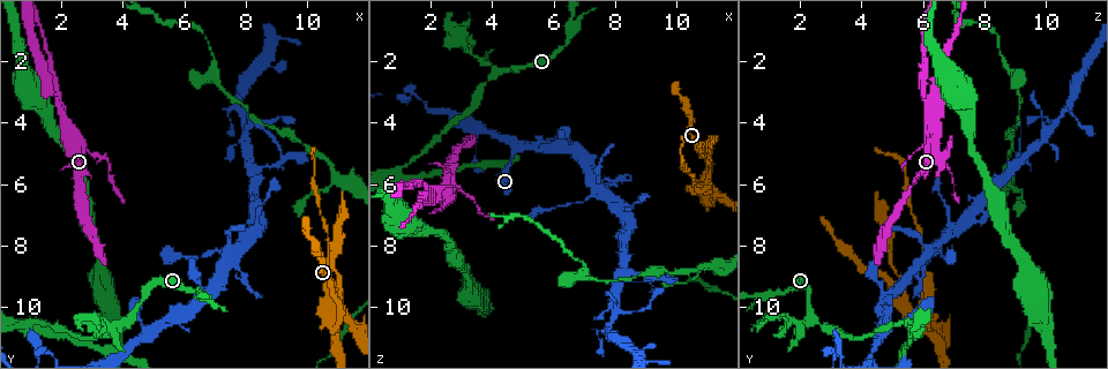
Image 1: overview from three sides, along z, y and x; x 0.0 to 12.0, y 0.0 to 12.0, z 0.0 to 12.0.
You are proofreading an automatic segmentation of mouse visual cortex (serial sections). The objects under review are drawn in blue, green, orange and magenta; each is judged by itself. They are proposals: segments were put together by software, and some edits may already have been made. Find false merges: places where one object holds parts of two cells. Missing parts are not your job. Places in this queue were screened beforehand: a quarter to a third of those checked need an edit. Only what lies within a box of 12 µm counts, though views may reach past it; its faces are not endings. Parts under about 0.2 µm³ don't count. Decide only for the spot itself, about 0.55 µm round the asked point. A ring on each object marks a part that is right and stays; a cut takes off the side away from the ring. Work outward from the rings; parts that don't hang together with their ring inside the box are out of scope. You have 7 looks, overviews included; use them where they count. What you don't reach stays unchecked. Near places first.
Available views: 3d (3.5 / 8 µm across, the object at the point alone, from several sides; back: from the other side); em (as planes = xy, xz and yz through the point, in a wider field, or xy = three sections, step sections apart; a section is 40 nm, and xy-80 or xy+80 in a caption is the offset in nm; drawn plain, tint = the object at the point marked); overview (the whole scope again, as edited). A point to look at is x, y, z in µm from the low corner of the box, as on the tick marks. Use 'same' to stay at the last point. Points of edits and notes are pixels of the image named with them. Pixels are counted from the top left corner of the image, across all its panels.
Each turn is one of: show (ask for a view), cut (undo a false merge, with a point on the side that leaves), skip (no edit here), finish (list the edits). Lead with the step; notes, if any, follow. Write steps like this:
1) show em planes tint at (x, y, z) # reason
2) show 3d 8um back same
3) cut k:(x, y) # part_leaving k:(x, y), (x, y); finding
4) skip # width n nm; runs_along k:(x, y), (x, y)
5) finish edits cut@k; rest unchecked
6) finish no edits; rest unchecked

show 3d 3.5um back at (4.1, 10.3, 2.3) # a narrow waist

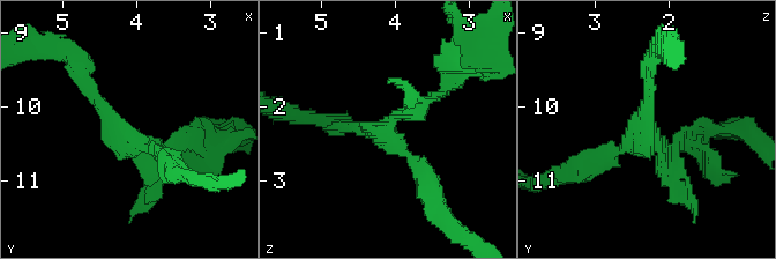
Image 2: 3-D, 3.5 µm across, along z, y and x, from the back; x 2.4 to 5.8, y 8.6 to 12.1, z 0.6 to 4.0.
show em xy step 3 tint at (4.15, 10.40, 2.35) # arms 3; arm_widths 150, 200, 250 nm; now the EM

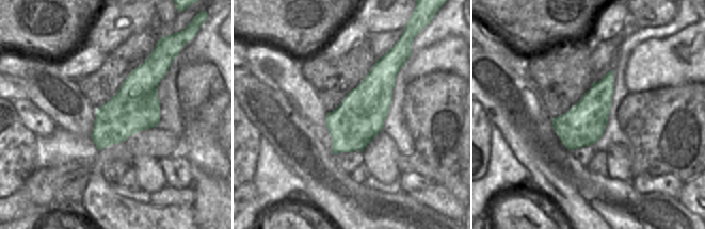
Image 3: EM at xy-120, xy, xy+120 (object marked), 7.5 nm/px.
cut 2:(418, 112) # part_leaving 2:(390, 120), (459, 82), (465, 61); two cells meet here

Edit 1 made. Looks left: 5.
show overview # redraw

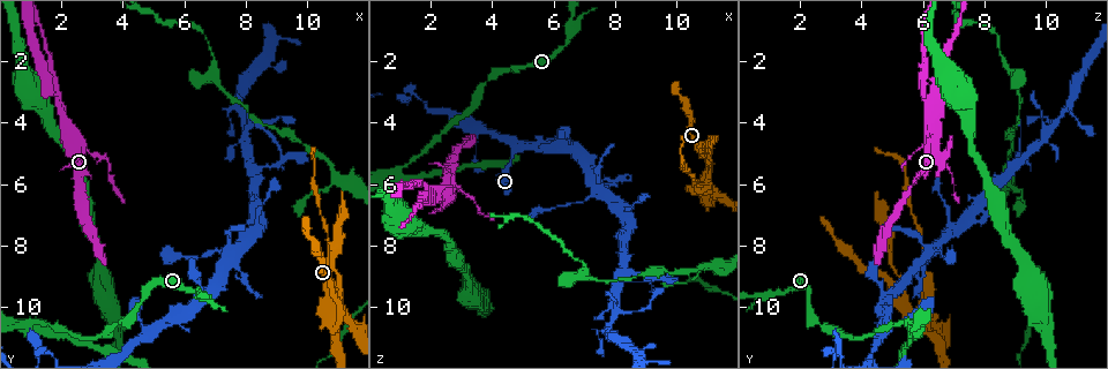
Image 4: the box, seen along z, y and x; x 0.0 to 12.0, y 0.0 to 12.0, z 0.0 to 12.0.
show 3d 3.5um at (0.9, 10.6, 5.7) # a fork

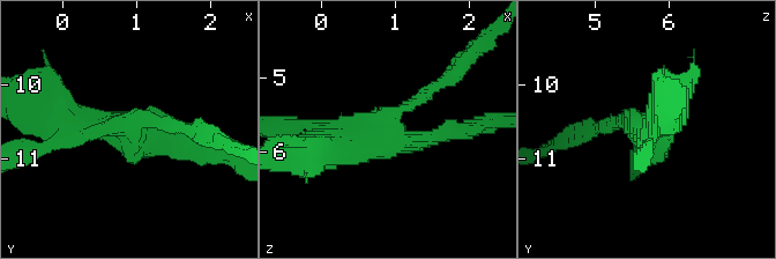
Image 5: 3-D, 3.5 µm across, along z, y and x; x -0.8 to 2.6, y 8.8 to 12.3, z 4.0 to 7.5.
show em xy step 3 tint at (0.90, 10.55, 5.75) # arms 3; arm_widths 150, 250, 350 nm

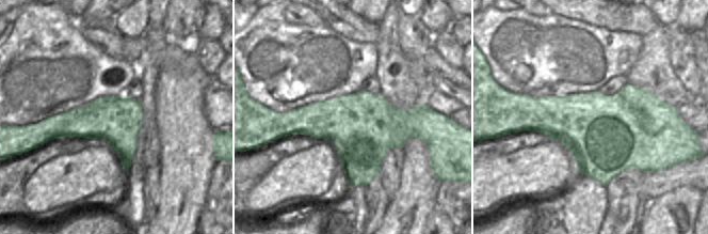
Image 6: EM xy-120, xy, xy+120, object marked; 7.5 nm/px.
show em xy step 1 tint same # another direction

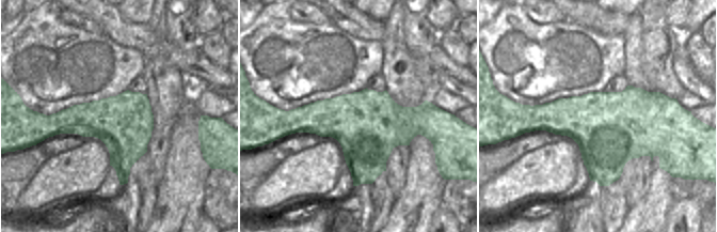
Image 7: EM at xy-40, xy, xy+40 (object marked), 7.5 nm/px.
cut 5:(171, 143) # part_leaving 5:(390, 123), (401, 141), (483, 126); two cells meet here

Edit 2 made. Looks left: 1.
finish edits cut@2, cut@5; rest unchecked

